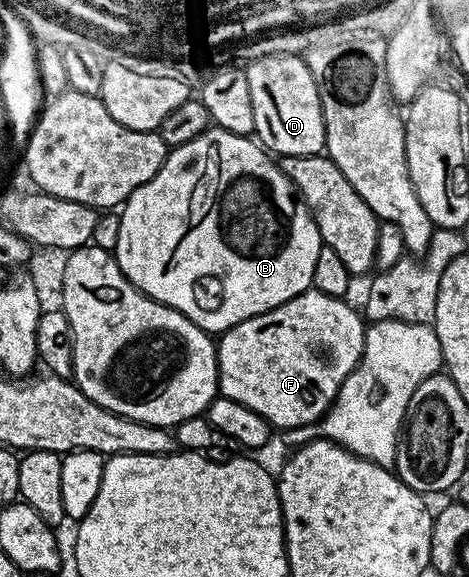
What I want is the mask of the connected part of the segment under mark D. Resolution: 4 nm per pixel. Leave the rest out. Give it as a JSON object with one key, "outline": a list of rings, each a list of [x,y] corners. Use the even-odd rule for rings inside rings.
{"outline":[[[270,54],[267,58],[256,59],[251,66],[247,65],[245,72],[248,76],[248,92],[252,95],[257,141],[278,156],[299,158],[305,154],[322,154],[326,144],[324,116],[316,80],[306,66],[305,57]]]}

